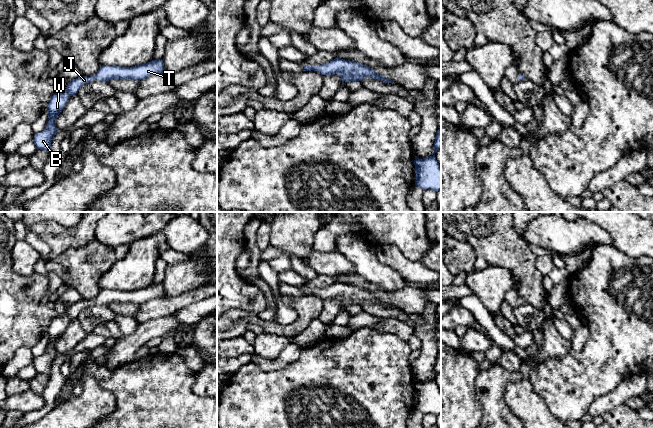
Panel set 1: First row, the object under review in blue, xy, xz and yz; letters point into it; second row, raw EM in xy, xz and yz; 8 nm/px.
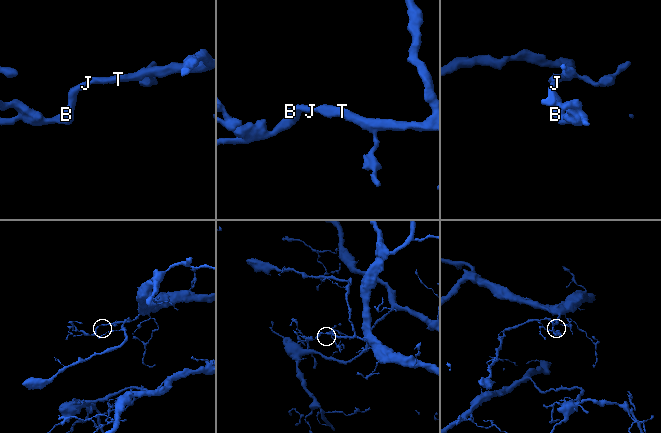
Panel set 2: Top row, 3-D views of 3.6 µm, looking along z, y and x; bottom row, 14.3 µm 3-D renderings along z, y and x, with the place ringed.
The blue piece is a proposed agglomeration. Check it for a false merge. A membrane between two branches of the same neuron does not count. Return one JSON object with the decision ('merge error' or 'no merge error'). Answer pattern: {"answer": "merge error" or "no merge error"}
{"answer": "no merge error"}

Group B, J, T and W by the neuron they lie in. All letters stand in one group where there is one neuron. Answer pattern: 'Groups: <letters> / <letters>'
Groups: B J T W

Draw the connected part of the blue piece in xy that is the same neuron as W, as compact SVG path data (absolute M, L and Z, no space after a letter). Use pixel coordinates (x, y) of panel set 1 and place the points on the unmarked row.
M152 284L148 287L132 290L101 290L95 300L80 300L71 304L65 315L57 315L50 323L48 334L48 347L45 353L34 359L33 365L37 373L50 376L51 366L58 356L56 342L62 336L70 320L78 317L79 313L86 307L94 304L109 305L111 303L133 303L140 305L152 299L164 297L164 287L162 284Z

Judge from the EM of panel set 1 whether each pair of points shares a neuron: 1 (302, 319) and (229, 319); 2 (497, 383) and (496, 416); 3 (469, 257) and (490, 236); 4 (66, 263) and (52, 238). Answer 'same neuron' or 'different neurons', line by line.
1: same neuron
2: same neuron
3: different neurons
4: different neurons

